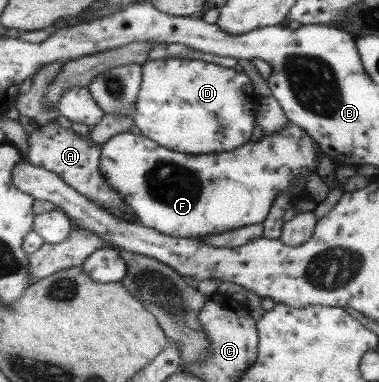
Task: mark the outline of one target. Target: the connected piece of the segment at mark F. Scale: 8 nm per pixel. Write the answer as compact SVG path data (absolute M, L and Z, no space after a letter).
M288 121L287 125L281 130L281 133L272 133L271 135L261 135L258 141L250 140L248 143L239 146L231 151L223 153L208 153L208 154L185 154L180 151L170 150L165 146L160 146L157 142L154 142L151 138L146 138L144 135L136 135L130 132L121 132L115 134L112 138L109 138L101 146L100 158L100 171L104 175L104 179L108 181L108 185L124 199L131 212L137 216L138 221L147 228L156 230L161 234L170 237L182 237L182 238L204 238L208 235L222 234L224 232L232 231L233 229L241 228L242 226L249 226L254 224L264 224L265 219L268 216L269 210L271 209L276 195L280 193L286 193L290 195L290 182L294 177L302 177L306 180L308 175L312 174L312 171L316 169L316 161L318 161L319 154L317 153L318 144L314 142L313 138L304 130L301 129L295 122Z

